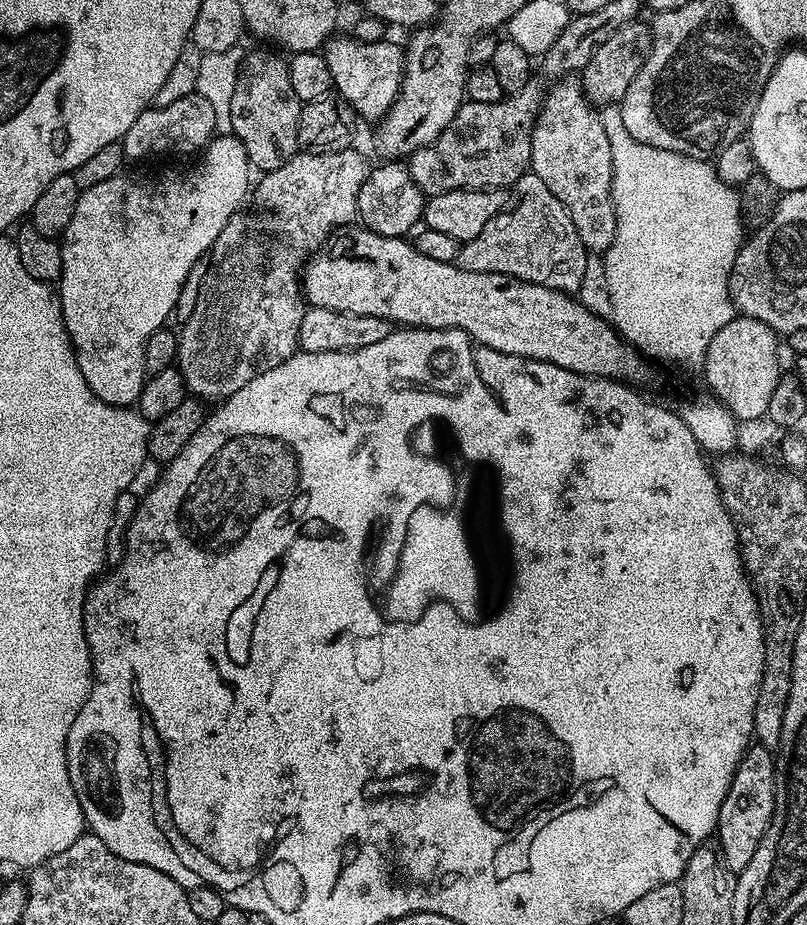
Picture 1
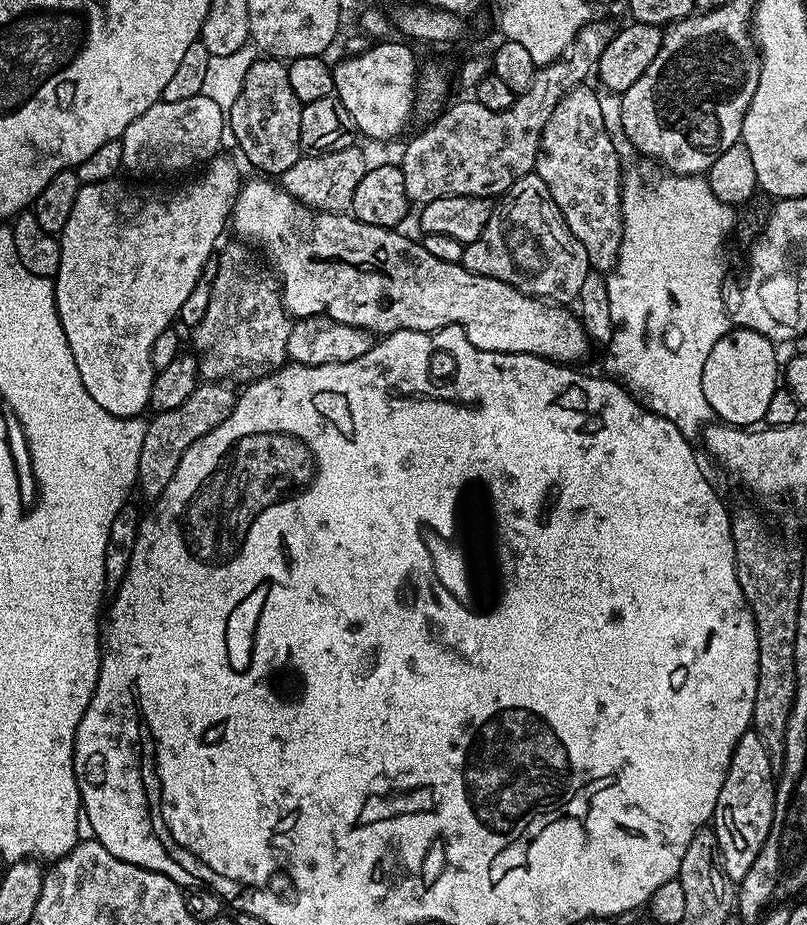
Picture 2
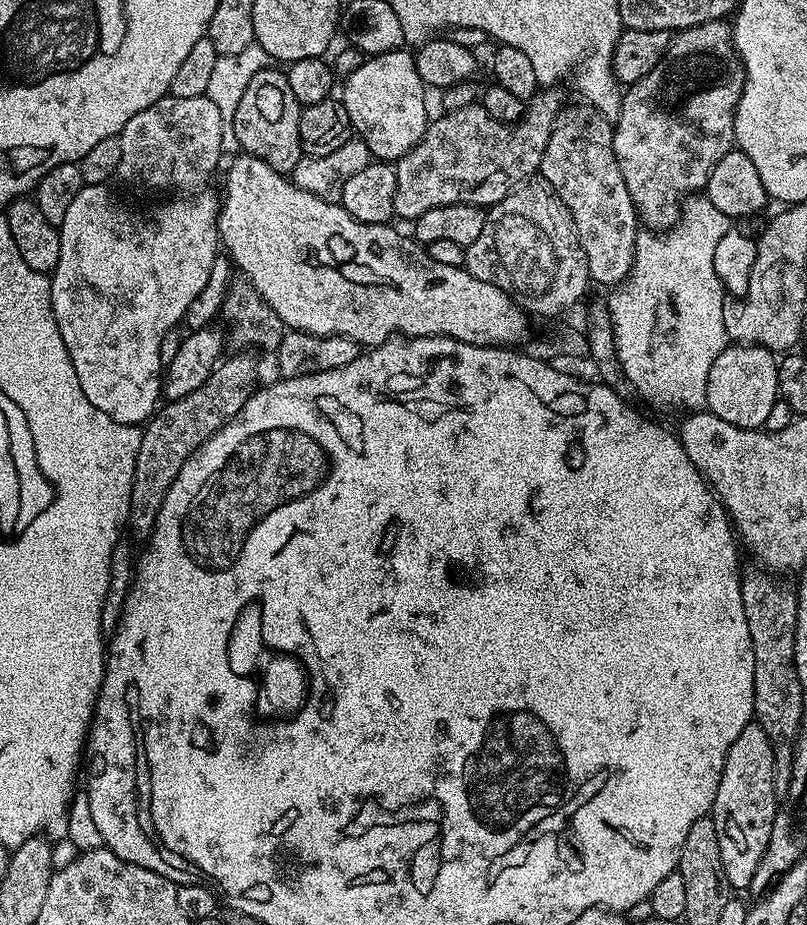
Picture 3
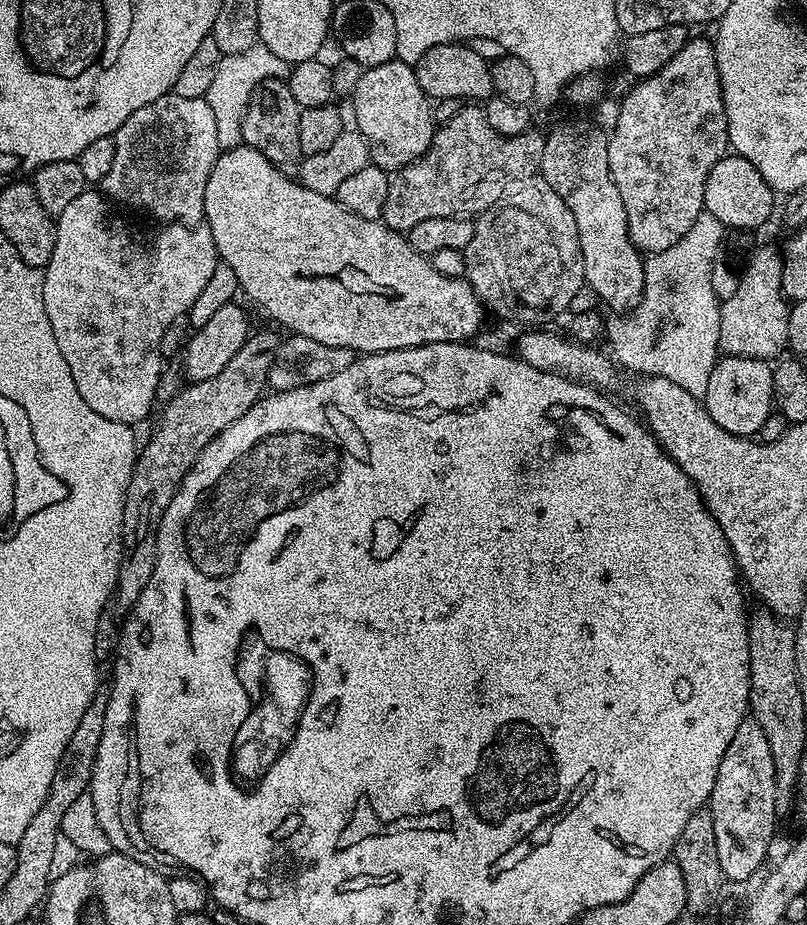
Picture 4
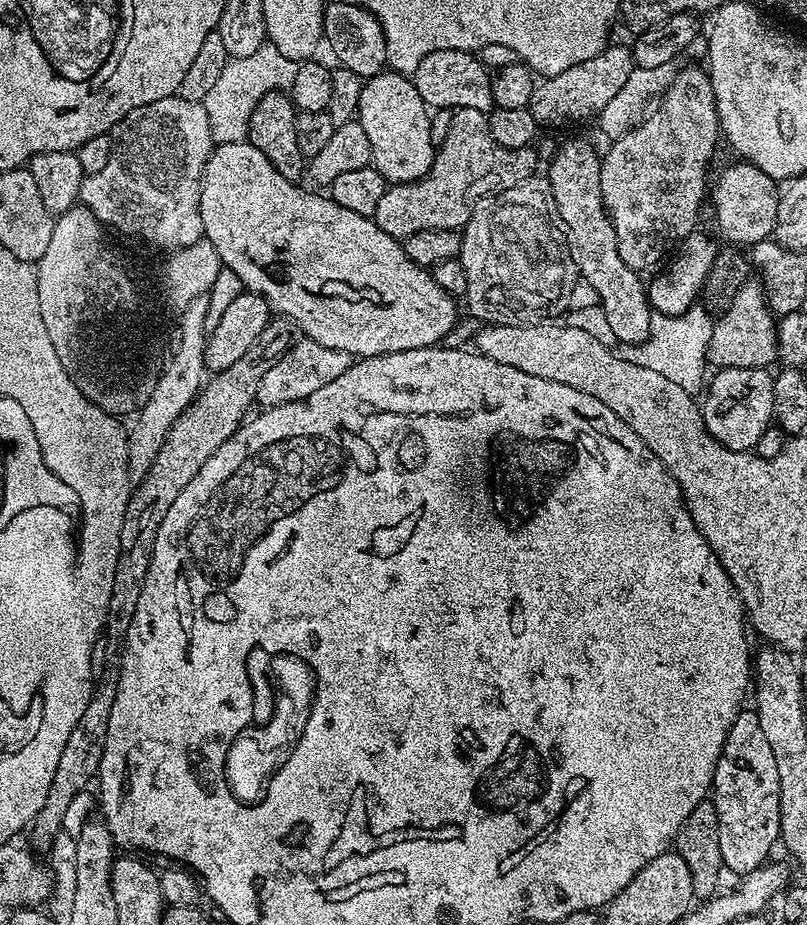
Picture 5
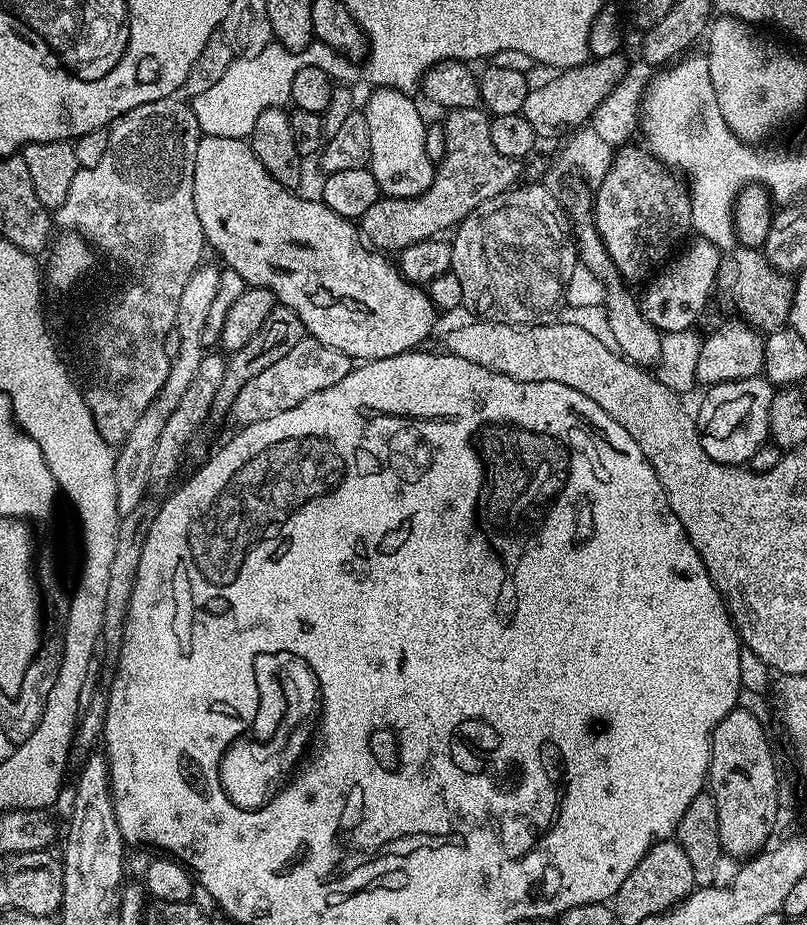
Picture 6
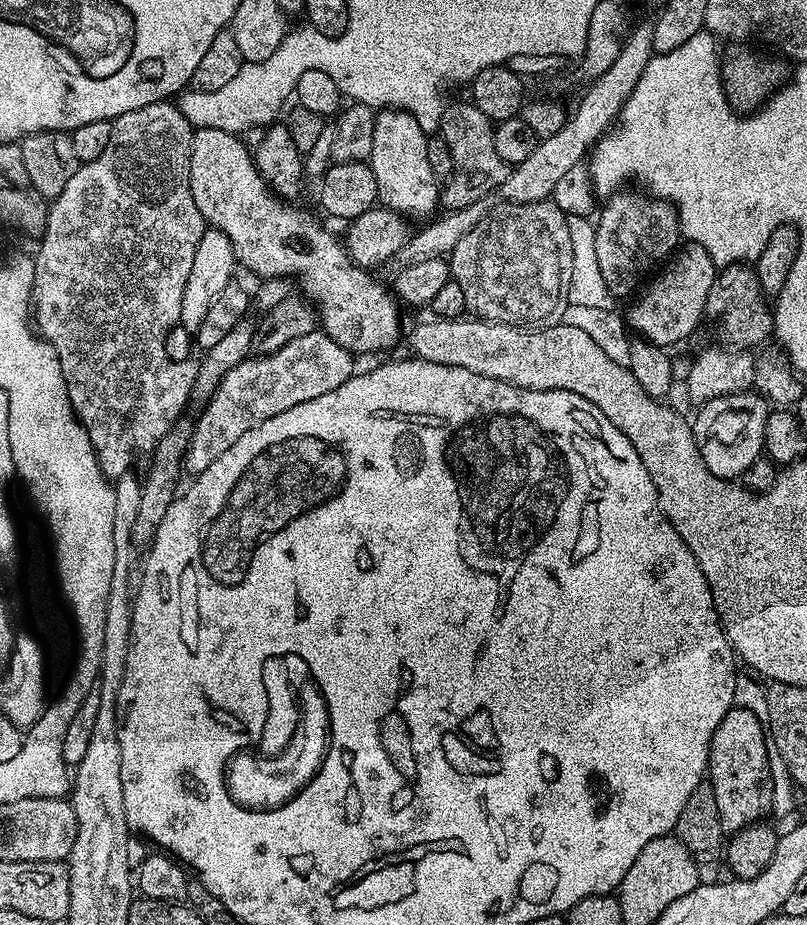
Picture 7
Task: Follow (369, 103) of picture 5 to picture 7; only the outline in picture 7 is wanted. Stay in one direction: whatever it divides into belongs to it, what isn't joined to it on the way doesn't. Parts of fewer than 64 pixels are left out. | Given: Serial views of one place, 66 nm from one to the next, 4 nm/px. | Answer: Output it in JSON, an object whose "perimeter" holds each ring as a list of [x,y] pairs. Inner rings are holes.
{"perimeter":[[[385,108],[376,112],[370,167],[378,182],[379,203],[401,218],[431,217],[437,211],[436,204],[438,208],[441,203],[442,184],[434,178],[426,155],[429,139],[429,133],[424,132],[418,122],[414,122],[409,112],[399,112],[397,108]]]}

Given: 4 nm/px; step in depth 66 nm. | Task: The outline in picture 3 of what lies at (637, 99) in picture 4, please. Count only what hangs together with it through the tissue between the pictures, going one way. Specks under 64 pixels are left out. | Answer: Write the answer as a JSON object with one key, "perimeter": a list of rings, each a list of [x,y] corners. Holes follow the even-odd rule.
{"perimeter":[[[723,19],[708,21],[702,25],[696,25],[693,28],[686,28],[677,31],[675,35],[668,41],[668,49],[666,54],[658,62],[658,66],[654,66],[654,70],[650,70],[650,74],[646,74],[646,78],[642,78],[636,84],[627,85],[626,91],[621,98],[621,113],[617,115],[614,123],[614,131],[612,134],[612,145],[614,146],[614,154],[618,160],[618,170],[622,170],[622,178],[626,182],[626,190],[630,190],[630,198],[636,207],[636,215],[639,223],[648,230],[671,230],[680,223],[680,214],[682,205],[685,203],[686,195],[684,192],[692,192],[688,194],[696,194],[704,190],[708,184],[711,171],[714,166],[728,151],[734,148],[736,139],[736,131],[732,123],[736,117],[736,107],[740,101],[740,95],[744,92],[744,69],[738,59],[738,53],[732,47],[732,33],[729,25]]]}

